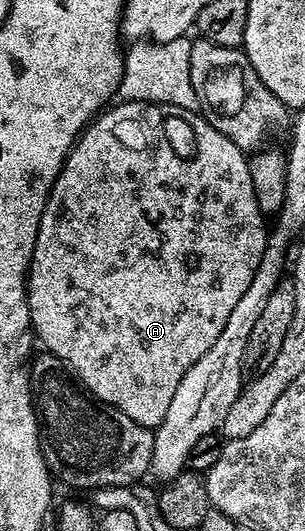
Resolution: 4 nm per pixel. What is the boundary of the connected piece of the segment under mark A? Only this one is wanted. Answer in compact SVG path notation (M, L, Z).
M148 101L115 104L115 108L107 107L86 124L62 163L62 169L48 194L44 214L40 218L34 259L30 262L28 273L26 301L30 307L30 327L37 343L39 340L51 357L54 355L60 363L67 364L62 366L73 373L77 383L90 395L105 404L116 406L116 410L128 414L132 422L153 430L160 422L164 422L168 406L176 395L176 386L180 386L180 378L184 378L193 364L208 354L212 342L220 338L220 330L224 330L228 314L232 314L236 302L240 302L244 290L248 290L248 285L252 283L264 254L268 224L262 221L265 220L264 214L258 205L247 153L238 148L236 142L224 138L224 134L220 134L220 130L216 130L208 121L195 119L194 136L198 139L198 145L194 148L194 157L185 160L166 137L166 123L180 116L178 107L172 104L151 104Z

